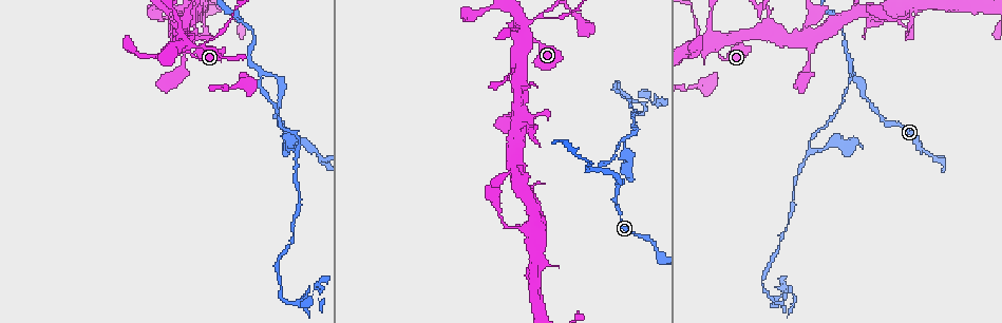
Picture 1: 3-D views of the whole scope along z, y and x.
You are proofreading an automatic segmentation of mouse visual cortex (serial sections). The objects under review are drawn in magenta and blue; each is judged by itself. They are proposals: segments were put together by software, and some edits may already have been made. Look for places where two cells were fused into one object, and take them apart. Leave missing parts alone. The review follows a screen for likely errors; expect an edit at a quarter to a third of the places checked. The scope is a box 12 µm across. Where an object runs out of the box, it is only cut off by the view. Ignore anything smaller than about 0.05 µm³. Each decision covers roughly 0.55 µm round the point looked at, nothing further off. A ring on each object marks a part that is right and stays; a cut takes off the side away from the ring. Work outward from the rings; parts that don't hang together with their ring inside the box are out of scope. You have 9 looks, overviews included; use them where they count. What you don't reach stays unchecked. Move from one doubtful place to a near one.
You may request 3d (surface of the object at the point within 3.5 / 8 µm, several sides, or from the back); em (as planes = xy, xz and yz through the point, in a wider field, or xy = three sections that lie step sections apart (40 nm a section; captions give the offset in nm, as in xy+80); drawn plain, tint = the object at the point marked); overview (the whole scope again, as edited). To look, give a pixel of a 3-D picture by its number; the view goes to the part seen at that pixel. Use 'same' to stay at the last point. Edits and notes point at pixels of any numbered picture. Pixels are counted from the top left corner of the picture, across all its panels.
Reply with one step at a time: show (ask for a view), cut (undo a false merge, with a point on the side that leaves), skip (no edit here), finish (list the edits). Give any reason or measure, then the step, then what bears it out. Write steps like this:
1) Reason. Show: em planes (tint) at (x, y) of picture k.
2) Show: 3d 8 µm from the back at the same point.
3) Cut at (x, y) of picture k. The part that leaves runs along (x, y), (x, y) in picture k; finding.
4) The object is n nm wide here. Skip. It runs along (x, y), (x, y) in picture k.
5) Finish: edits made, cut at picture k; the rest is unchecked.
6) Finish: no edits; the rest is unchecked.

Show: 3d 3.5 µm at (809, 39) of picture 1.

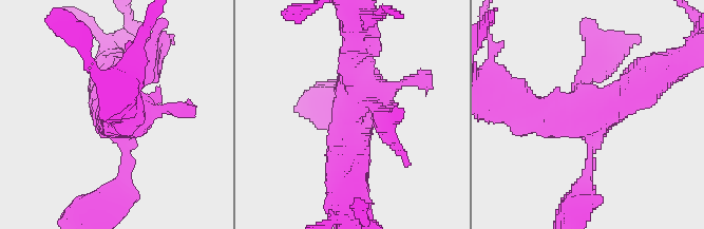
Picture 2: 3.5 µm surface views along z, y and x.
Show: em xy step 3 (tint) at (591, 119) of picture 2.

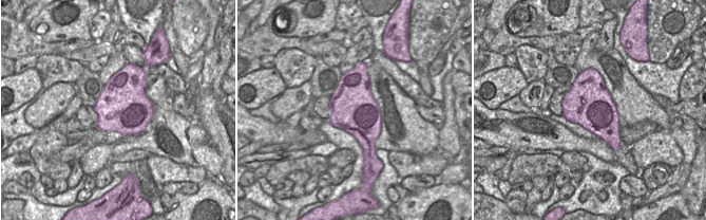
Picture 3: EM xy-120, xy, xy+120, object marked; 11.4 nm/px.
Skip. It runs along (505, 101), (591, 117), (632, 92) in picture 2; all the same cell.

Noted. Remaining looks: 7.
Three-way junction. Show: 3d 8 µm at (201, 46) of picture 1.

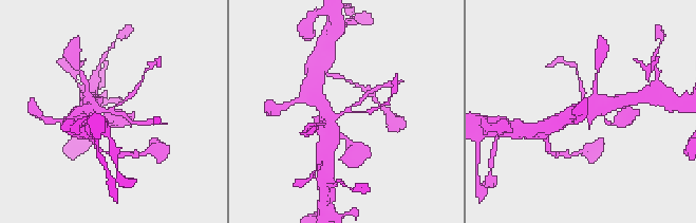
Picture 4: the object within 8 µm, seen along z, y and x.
Show: 3d 3.5 µm from the back at (345, 112) of picture 4.

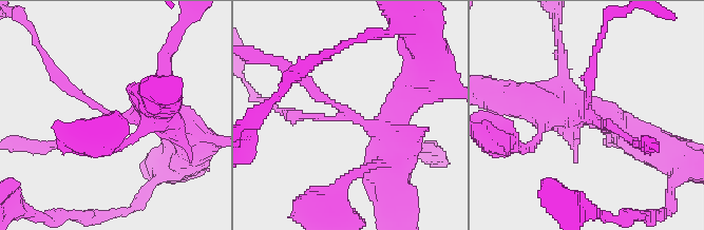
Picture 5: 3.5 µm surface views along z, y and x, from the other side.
Cut at (321, 117) of picture 5. The part that leaves runs along (358, 119), (280, 112) in picture 5; a second cell is stuck on.

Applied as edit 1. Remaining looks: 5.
Thick turns thin. Show: 3d 3.5 µm at (853, 72) of picture 1.

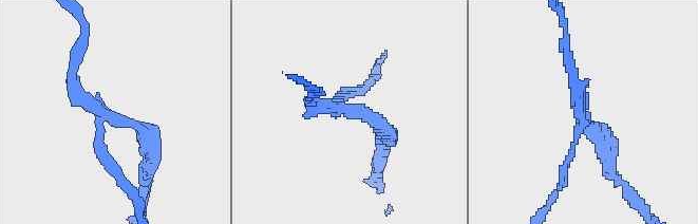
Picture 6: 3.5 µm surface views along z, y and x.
3 arms meet here; the arms are 150, 200, 300 nm wide. Show: em xy step 5 (tint) at (345, 109) of picture 6.

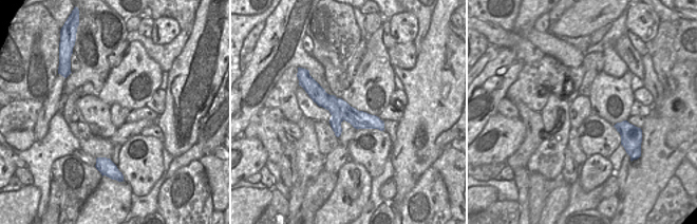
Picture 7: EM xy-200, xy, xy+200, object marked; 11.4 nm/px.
Cut it another way. Show: em xy step 1 (tint) at the same point.

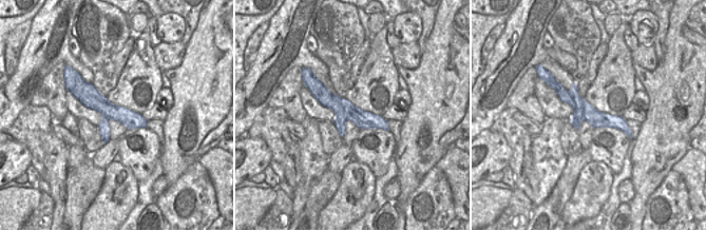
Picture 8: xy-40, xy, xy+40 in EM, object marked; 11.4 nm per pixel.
Cut at (348, 93) of picture 6. A second cell is stuck on.

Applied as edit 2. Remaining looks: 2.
Finish: edits made, cut at picture 5, cut at picture 6; the rest is unchecked.

